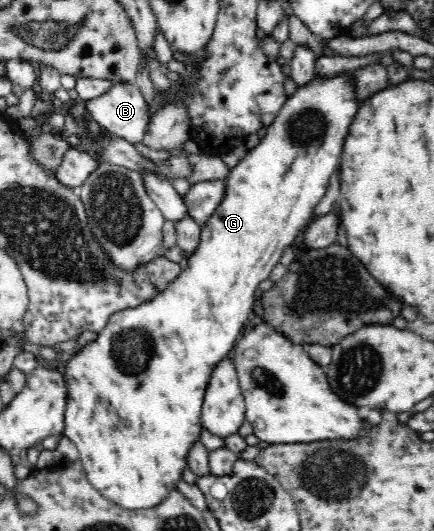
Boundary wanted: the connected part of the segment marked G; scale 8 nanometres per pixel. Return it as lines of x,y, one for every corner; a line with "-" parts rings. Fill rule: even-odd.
346,72
334,76
333,78
314,78
305,86
298,87
293,96
290,96
282,106
276,119
267,127
266,135
259,141
259,144
249,150
245,157
241,159
229,171
225,181
224,197
220,199
218,207
210,215
210,219
201,226
200,241
198,247
191,252
180,275
168,284
166,289
160,291
138,307
128,307
122,311
116,311
108,317
106,325
98,331
96,339
86,343
82,349
65,361
62,377
65,379
65,389
67,389
67,407
64,411
65,429
63,435
70,438
76,445
79,452
79,461
84,468
88,481
106,498
125,509
148,509
158,505
166,493
174,488
174,483
180,479
182,469
187,468
187,456
191,446
199,439
200,430
203,427
201,421
201,410
210,380
210,371
214,369
216,363
231,355
234,343
243,334
244,323
248,319
248,313
254,305
254,295
258,284
264,279
268,279
270,271
278,263
282,252
286,247
294,244
294,239
300,235
312,221
312,211
318,201
324,199
327,188
330,184
332,173
337,171
340,163
340,153
342,153
342,143
348,135
348,125
352,123
360,101
356,98
354,84
346,80

